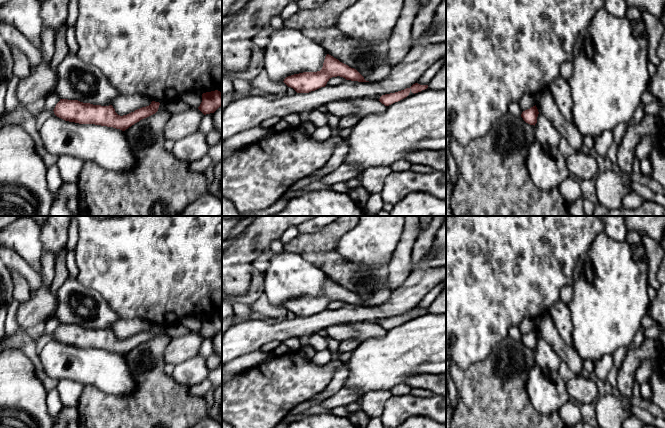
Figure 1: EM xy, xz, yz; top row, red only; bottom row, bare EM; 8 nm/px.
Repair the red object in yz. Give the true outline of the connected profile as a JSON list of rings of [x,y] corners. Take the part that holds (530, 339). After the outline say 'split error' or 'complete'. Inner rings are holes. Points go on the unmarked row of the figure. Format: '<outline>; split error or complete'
[[[535,329],[533,331],[531,331],[530,333],[523,335],[521,338],[521,341],[523,342],[523,344],[526,347],[535,350],[535,348],[537,347],[538,338],[539,338],[539,336]]]; complete

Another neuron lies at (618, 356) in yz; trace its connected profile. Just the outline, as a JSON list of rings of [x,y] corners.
[[[628,347],[619,348],[613,354],[613,362],[614,366],[619,369],[623,363],[624,358],[626,357],[627,353],[629,352]]]

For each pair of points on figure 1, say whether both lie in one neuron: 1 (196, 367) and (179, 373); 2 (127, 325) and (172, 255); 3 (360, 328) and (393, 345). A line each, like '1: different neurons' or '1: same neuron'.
1: same neuron
2: different neurons
3: different neurons

